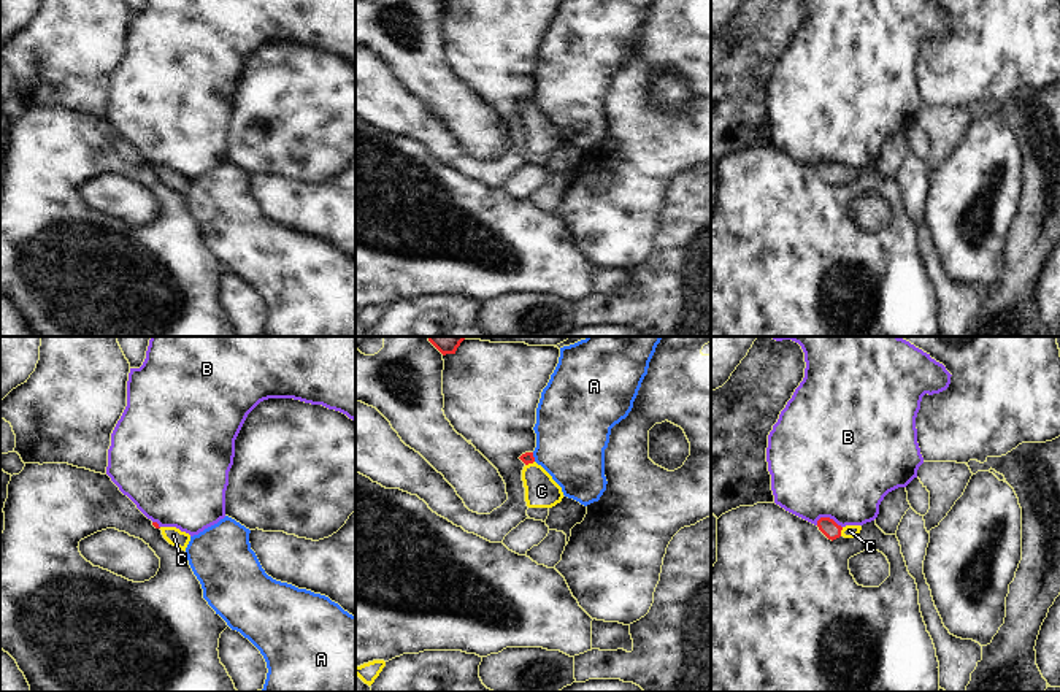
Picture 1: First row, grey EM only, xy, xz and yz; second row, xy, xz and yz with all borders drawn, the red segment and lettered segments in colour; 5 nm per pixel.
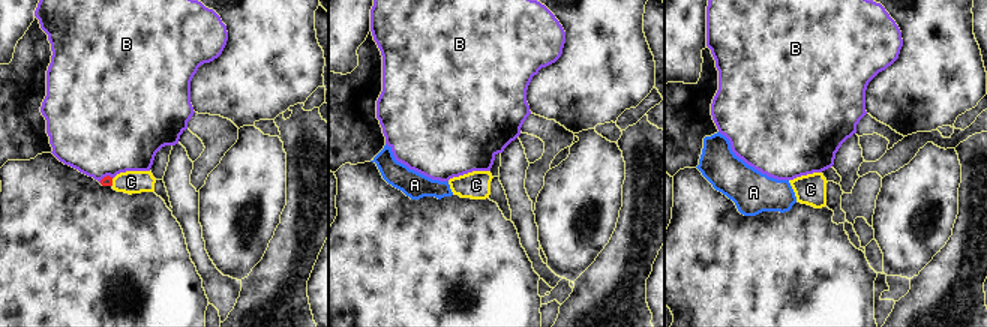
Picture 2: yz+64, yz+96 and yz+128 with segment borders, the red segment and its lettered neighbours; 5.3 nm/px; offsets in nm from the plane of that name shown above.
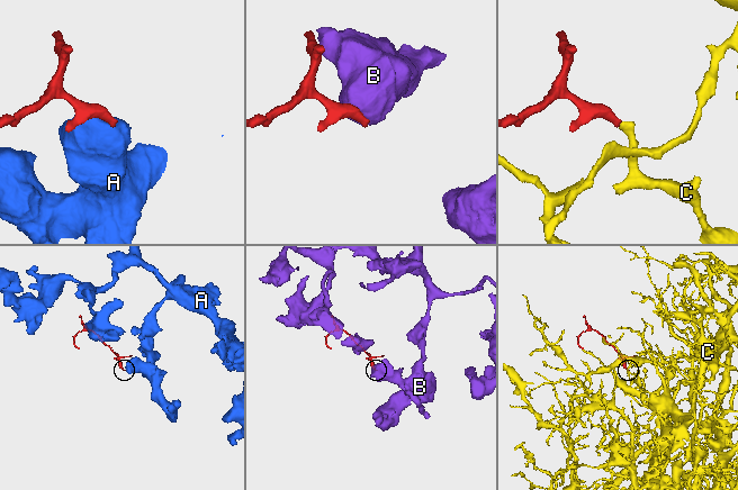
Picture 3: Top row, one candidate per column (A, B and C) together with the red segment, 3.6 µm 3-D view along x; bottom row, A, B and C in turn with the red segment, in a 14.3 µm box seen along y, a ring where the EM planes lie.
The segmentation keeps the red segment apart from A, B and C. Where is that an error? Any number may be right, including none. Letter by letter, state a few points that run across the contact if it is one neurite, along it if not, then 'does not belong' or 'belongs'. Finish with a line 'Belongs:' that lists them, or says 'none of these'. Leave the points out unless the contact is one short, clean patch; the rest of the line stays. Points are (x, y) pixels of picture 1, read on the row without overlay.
A: line xz (532, 97), (535, 105); does not belong
B: does not belong
C: line yz (829, 172), (840, 176), (849, 175); belongs
Belongs: C

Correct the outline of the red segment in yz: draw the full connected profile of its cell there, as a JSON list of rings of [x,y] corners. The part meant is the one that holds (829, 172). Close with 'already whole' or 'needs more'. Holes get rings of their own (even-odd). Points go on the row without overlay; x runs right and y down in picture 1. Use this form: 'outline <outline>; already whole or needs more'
outline [[[820,162],[817,165],[817,171],[831,186],[839,183],[839,181],[854,183],[862,175],[860,170],[846,170],[846,171],[841,171],[833,163],[830,163],[830,162]]]; needs more

